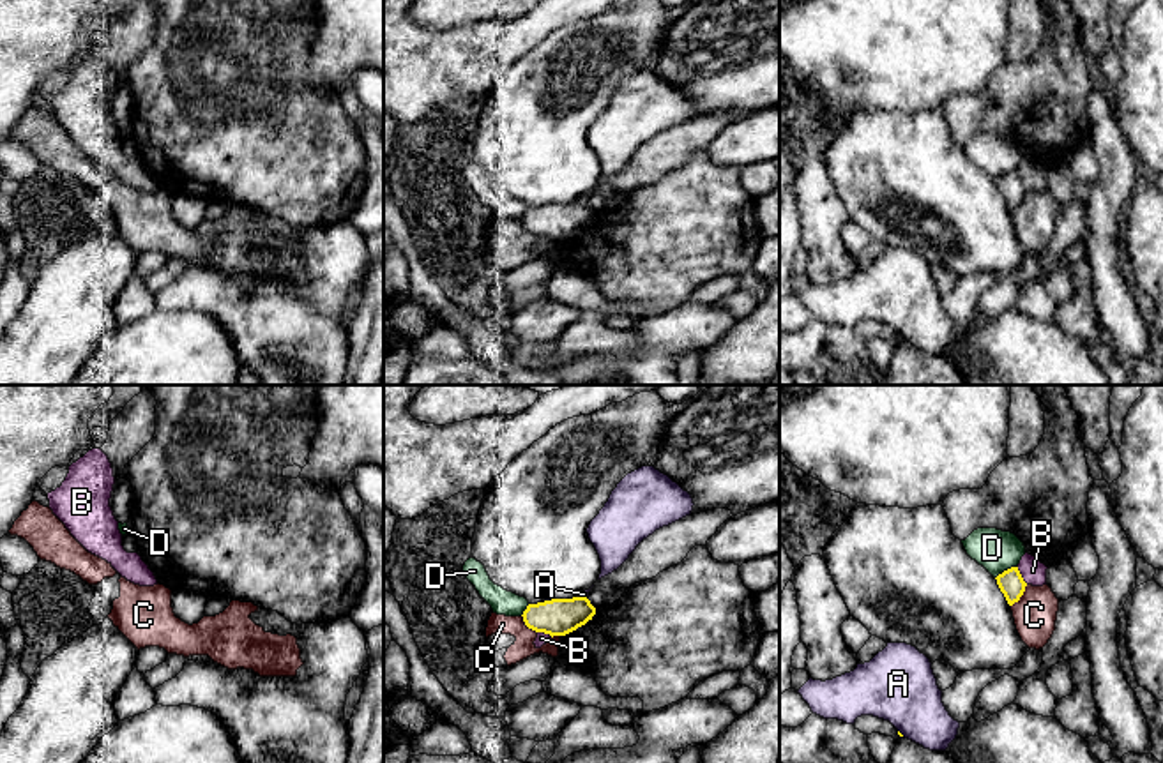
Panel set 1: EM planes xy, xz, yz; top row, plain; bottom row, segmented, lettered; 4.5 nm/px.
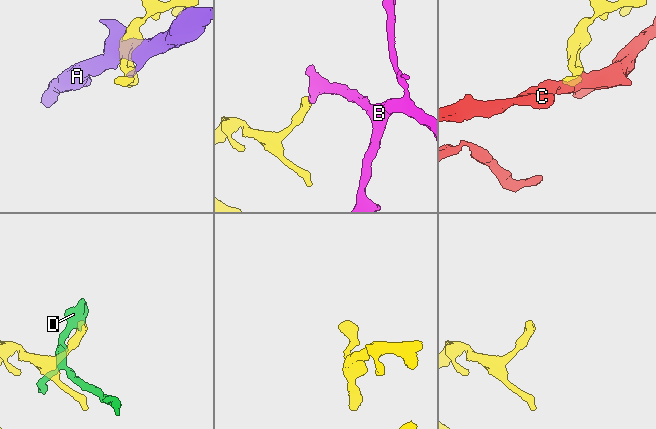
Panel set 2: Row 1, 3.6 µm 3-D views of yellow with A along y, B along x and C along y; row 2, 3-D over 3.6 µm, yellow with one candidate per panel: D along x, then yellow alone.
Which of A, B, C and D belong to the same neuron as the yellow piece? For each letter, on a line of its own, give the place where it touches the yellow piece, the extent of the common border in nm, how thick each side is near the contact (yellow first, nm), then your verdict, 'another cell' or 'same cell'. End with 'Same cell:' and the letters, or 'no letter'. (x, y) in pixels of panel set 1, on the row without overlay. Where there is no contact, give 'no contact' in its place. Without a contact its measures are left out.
A: xz (582, 202) | 50 nm | 170/30 nm | another cell
B: yz (1020, 181) | 90 nm | 120/110 nm | another cell
C: yz (1022, 198) | 130 nm | 120/190 nm | another cell
D: yz (1006, 175) | 120 nm | 120/190 nm | another cell
Same cell: no letter

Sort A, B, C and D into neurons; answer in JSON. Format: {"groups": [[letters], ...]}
{"groups": [["A"], ["B"], ["C"], ["D"]]}

